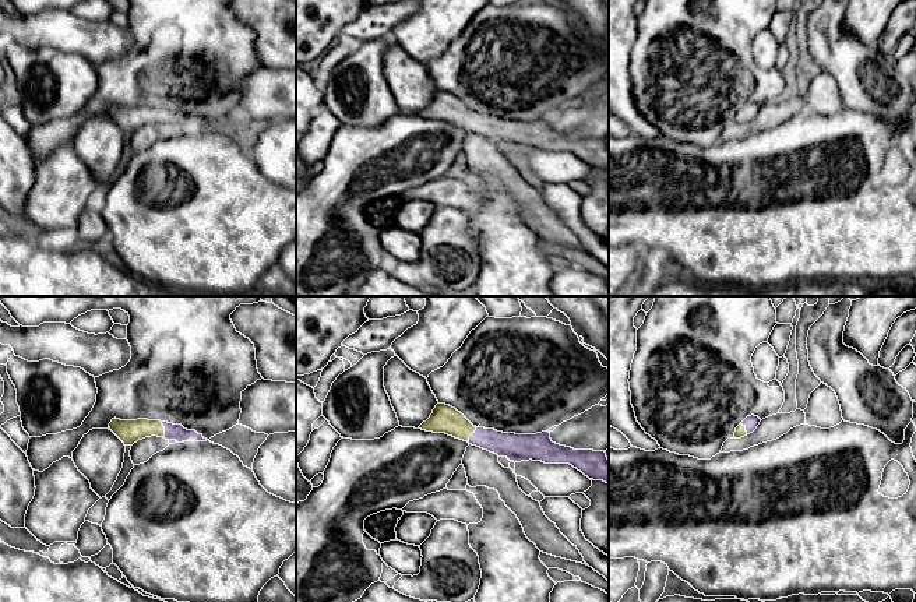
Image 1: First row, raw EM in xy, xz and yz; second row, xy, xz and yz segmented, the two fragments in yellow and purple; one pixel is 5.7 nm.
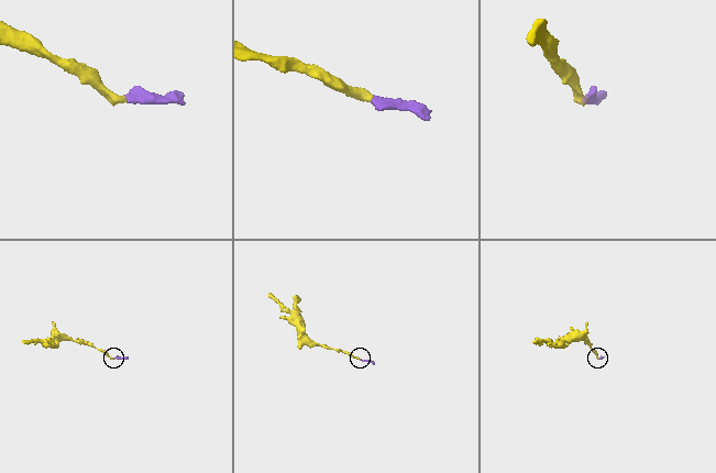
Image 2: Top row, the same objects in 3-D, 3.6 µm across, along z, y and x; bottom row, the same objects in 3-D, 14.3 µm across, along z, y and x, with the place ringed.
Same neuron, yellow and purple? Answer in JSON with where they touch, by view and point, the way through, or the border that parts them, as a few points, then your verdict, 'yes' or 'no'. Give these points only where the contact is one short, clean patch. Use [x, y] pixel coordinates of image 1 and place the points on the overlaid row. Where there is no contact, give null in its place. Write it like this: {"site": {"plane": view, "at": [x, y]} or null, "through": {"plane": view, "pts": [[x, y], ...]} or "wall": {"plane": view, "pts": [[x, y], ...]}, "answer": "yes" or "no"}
{"site": {"plane": "xy", "at": [164, 430]}, "through": {"plane": "xy", "pts": [[129, 432], [138, 429], [164, 430], [172, 432]]}, "answer": "yes"}

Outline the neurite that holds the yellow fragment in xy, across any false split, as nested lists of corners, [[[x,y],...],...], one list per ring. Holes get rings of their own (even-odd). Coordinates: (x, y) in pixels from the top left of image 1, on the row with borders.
[[[114,418],[109,423],[109,427],[124,443],[124,446],[133,446],[138,440],[151,436],[176,440],[177,443],[187,441],[190,439],[195,441],[207,441],[207,439],[204,439],[202,434],[198,434],[195,430],[187,430],[182,425],[161,420],[120,420]]]

